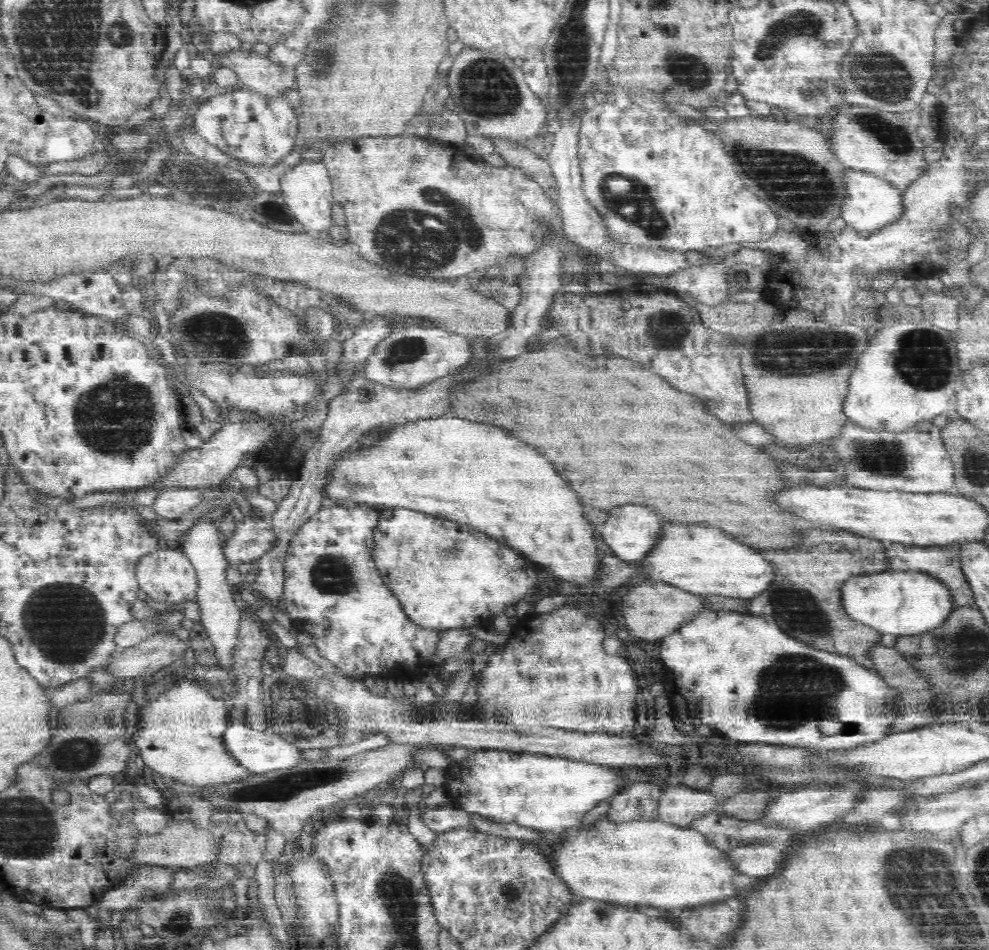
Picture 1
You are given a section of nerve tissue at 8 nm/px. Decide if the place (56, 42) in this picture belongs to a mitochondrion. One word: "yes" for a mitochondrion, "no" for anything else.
yes

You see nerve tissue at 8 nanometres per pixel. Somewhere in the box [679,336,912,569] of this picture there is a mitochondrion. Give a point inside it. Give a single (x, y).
(887, 459)

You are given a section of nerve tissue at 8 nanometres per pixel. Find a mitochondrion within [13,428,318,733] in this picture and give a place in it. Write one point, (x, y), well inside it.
(65, 623)

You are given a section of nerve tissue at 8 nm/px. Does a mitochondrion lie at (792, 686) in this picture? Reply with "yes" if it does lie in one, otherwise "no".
yes

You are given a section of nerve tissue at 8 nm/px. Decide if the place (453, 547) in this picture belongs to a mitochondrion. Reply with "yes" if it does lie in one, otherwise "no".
yes

